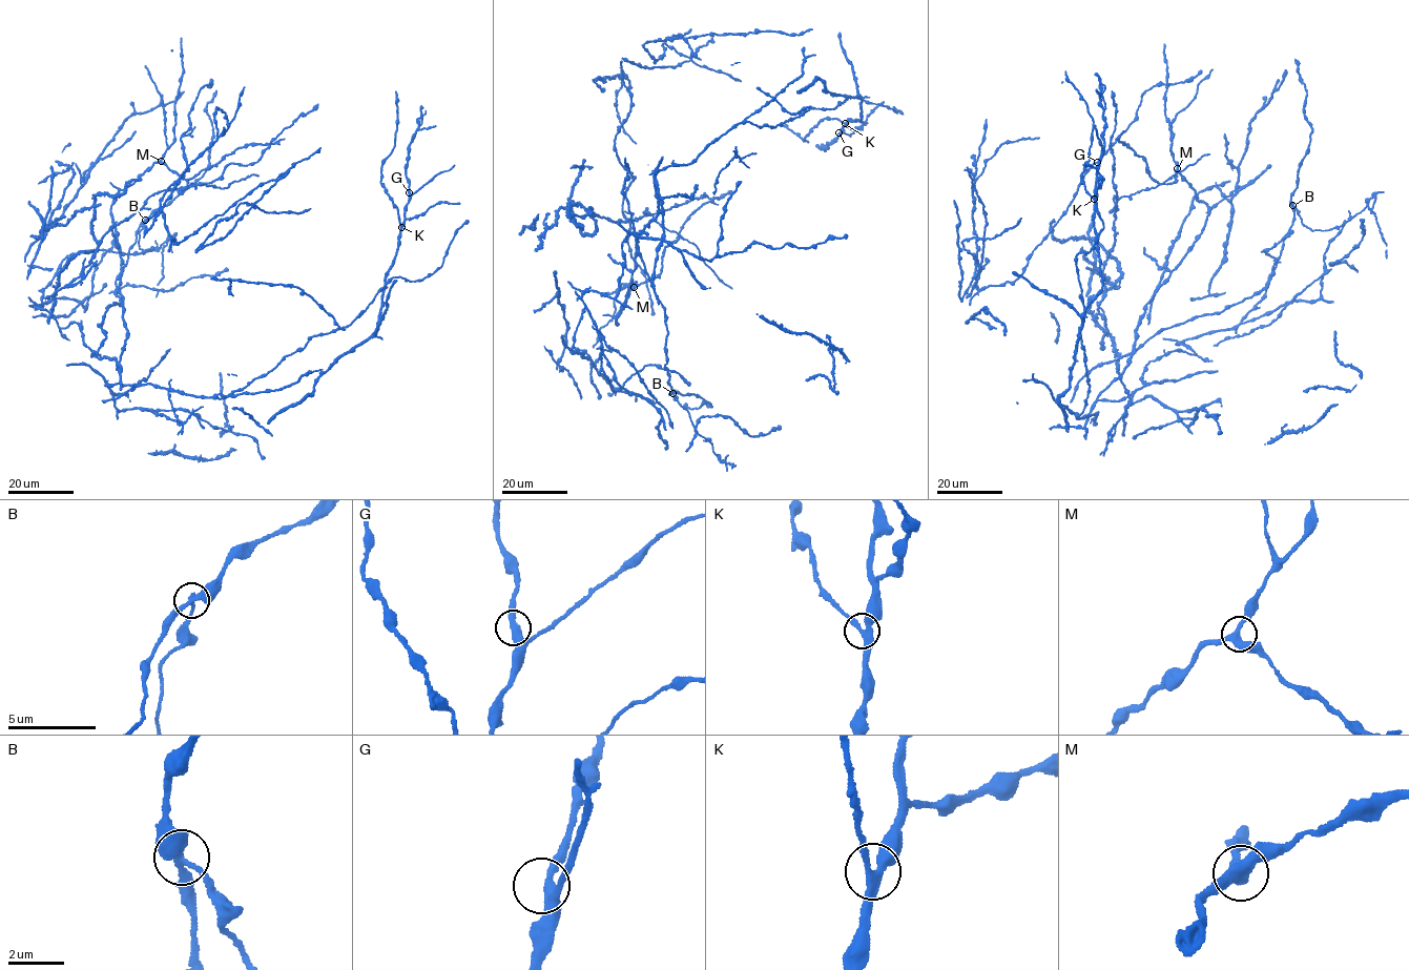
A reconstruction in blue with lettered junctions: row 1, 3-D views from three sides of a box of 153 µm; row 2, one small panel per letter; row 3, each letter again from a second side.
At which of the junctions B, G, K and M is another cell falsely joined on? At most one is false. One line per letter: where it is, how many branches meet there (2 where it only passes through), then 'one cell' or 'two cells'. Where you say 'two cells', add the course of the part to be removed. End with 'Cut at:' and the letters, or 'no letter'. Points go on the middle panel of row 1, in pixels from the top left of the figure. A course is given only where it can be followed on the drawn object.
B: (672, 393) | 3 | two cells | (672, 393), (688, 412), (699, 434), (709, 439), (721, 461), (729, 462), (731, 468), (734, 466)
G: (838, 132) | 3 | one cell
K: (845, 123) | 3 | one cell
M: (634, 287) | 3 | one cell
Cut at: B

